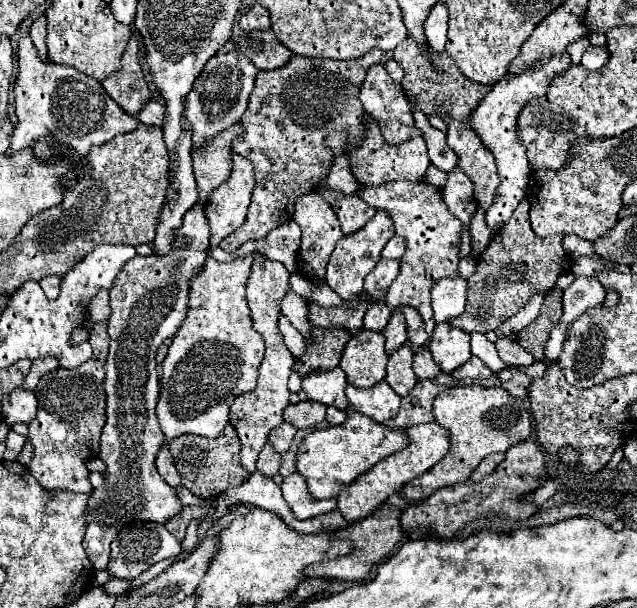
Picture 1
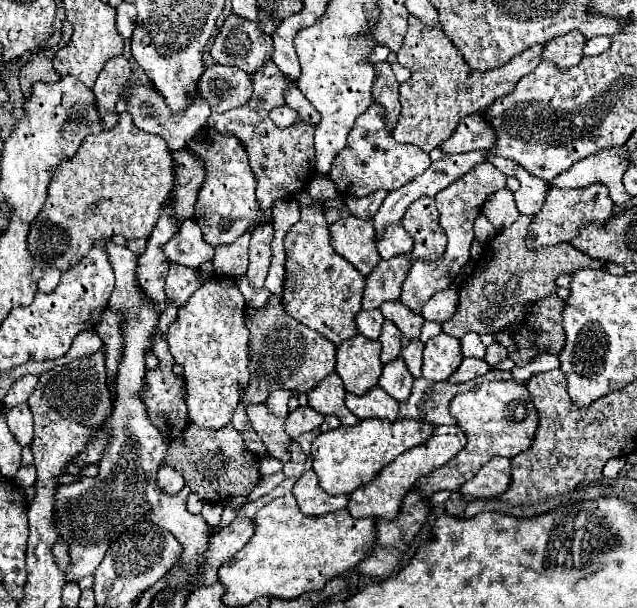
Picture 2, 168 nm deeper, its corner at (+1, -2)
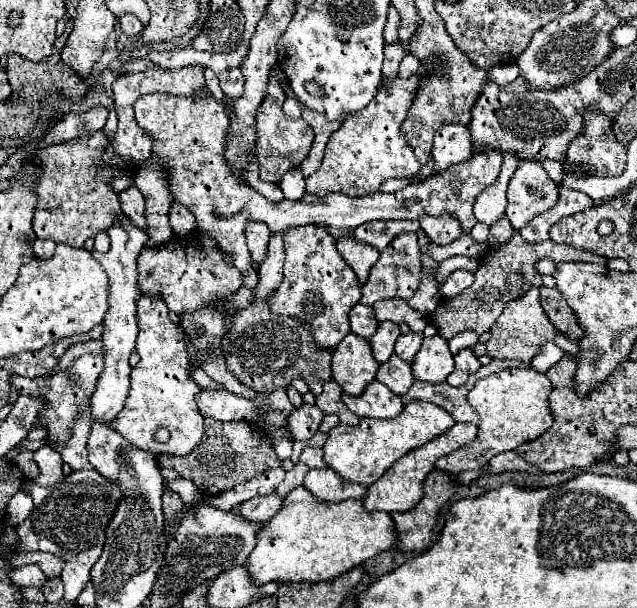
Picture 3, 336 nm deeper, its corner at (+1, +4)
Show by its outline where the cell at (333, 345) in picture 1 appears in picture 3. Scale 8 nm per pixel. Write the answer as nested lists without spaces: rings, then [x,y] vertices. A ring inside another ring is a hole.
[[[276,232],[270,238],[268,256],[264,264],[258,266],[260,282],[256,286],[250,306],[236,312],[232,320],[232,328],[224,334],[222,344],[224,344],[226,366],[230,372],[234,372],[240,378],[242,384],[258,392],[264,392],[264,394],[270,394],[280,386],[286,388],[290,386],[292,380],[302,378],[308,384],[310,392],[318,396],[322,392],[324,382],[332,378],[330,376],[332,374],[330,372],[330,350],[316,346],[316,342],[312,340],[312,330],[304,322],[272,312],[266,302],[266,298],[272,296],[272,292],[276,292],[276,288],[280,286],[282,266],[284,266],[282,232]]]

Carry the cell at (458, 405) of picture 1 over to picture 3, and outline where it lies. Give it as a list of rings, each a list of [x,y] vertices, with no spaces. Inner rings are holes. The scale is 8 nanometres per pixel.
[[[508,368],[484,380],[478,380],[474,388],[468,392],[468,404],[472,404],[474,412],[480,418],[478,434],[468,446],[460,446],[452,454],[442,456],[436,462],[436,470],[452,476],[466,470],[478,470],[492,456],[506,450],[514,450],[524,442],[536,440],[552,426],[548,394],[550,394],[550,380],[544,374],[536,372],[534,368]]]

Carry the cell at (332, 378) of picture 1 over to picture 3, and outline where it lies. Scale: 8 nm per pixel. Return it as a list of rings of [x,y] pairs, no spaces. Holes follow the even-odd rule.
[[[330,380],[324,384],[322,394],[316,396],[316,406],[324,414],[336,414],[340,418],[340,422],[356,426],[360,418],[354,412],[348,412],[348,408],[344,408],[344,402],[340,400],[340,396],[342,396],[342,388],[334,380]]]

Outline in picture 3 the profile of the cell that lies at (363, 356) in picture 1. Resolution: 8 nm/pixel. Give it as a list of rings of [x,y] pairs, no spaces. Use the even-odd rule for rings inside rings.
[[[352,332],[332,350],[332,378],[346,394],[362,394],[376,378],[378,366],[370,342]]]

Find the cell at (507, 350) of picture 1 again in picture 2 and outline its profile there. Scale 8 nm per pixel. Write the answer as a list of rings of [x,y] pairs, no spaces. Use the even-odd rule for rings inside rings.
[[[494,342],[492,346],[488,346],[486,348],[486,362],[490,364],[490,366],[496,366],[500,360],[504,360],[508,354],[506,354],[506,348],[502,346],[502,344],[498,344],[498,342]]]

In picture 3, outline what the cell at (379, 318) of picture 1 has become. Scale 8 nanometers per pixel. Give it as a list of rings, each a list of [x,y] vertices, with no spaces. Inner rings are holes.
[[[356,304],[350,310],[350,326],[352,326],[354,334],[364,336],[368,340],[378,328],[378,320],[374,316],[374,308],[366,306],[366,304]]]

